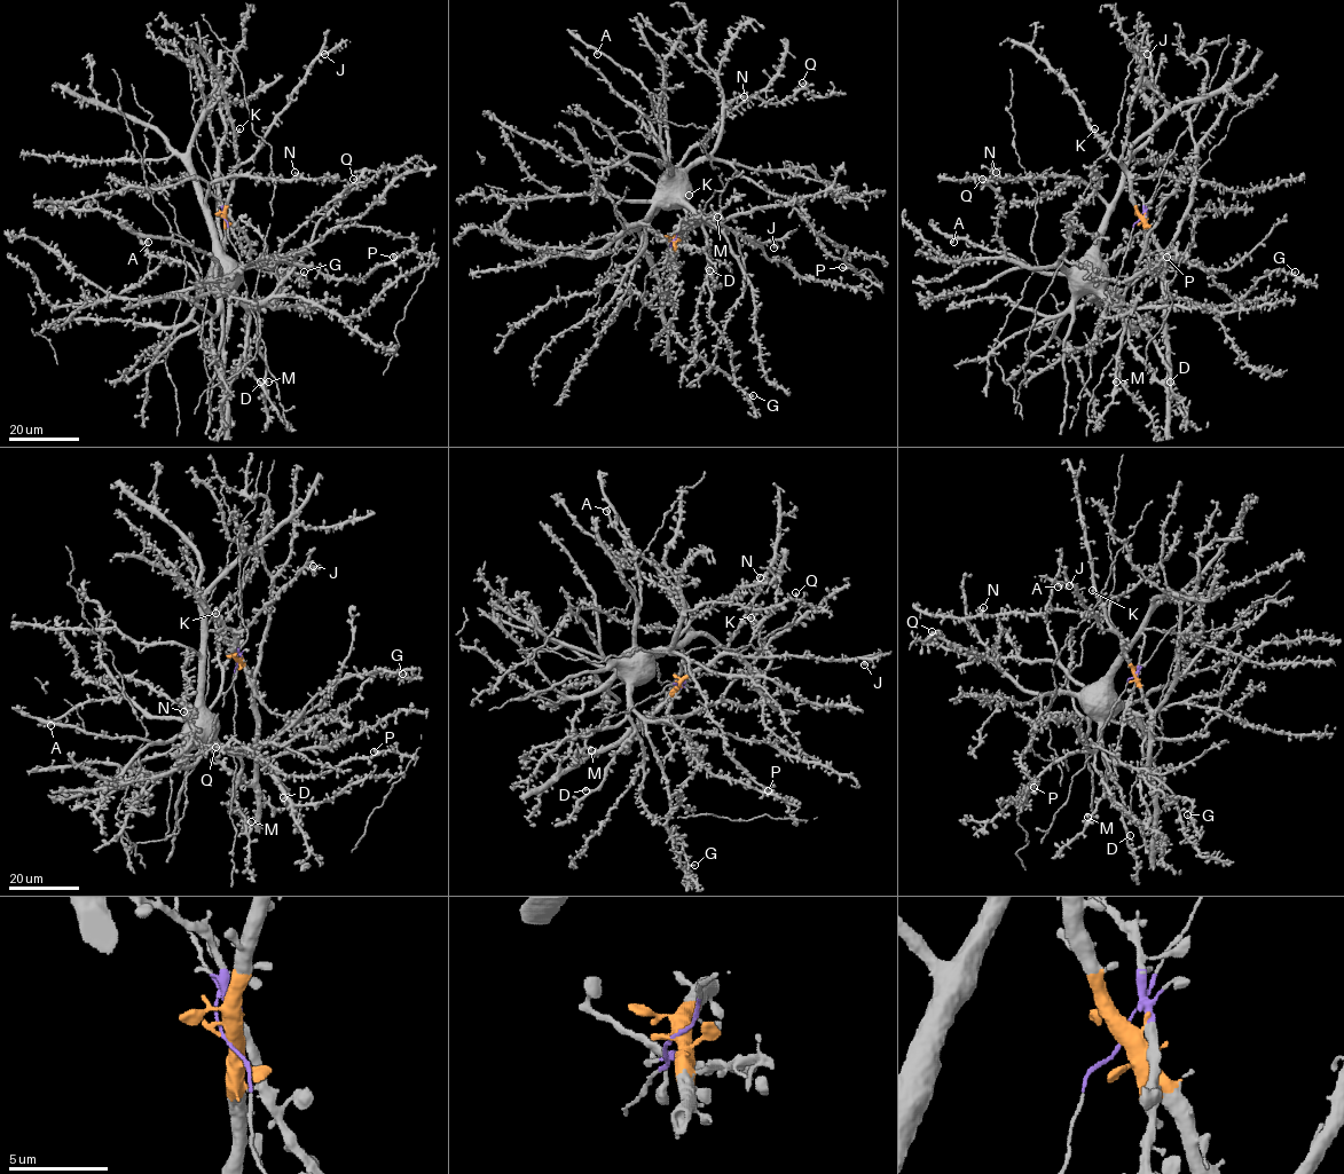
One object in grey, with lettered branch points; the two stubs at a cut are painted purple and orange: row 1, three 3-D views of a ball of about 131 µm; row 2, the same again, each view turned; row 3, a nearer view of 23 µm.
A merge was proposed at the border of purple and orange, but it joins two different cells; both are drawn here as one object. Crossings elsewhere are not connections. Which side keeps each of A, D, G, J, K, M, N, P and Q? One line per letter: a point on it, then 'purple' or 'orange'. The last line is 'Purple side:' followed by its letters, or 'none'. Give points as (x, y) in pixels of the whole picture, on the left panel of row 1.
A: place (148, 242); purple
D: place (260, 381); purple
G: place (304, 272); purple
J: place (324, 54); orange
K: place (240, 128); orange
M: place (268, 381); purple
N: place (295, 172); purple
P: place (393, 257); purple
Q: place (353, 179); purple
Purple side: A, D, G, M, N, P, Q

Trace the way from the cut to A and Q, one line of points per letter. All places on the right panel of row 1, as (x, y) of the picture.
A: (1140, 217), (1144, 202), (1125, 187), (1101, 239), (1068, 272), (1038, 273), (1013, 255), (951, 237), (953, 243)
Q: (1140, 217), (1108, 302), (1066, 268), (1027, 267), (1008, 258), (996, 235), (1001, 202), (982, 179)

